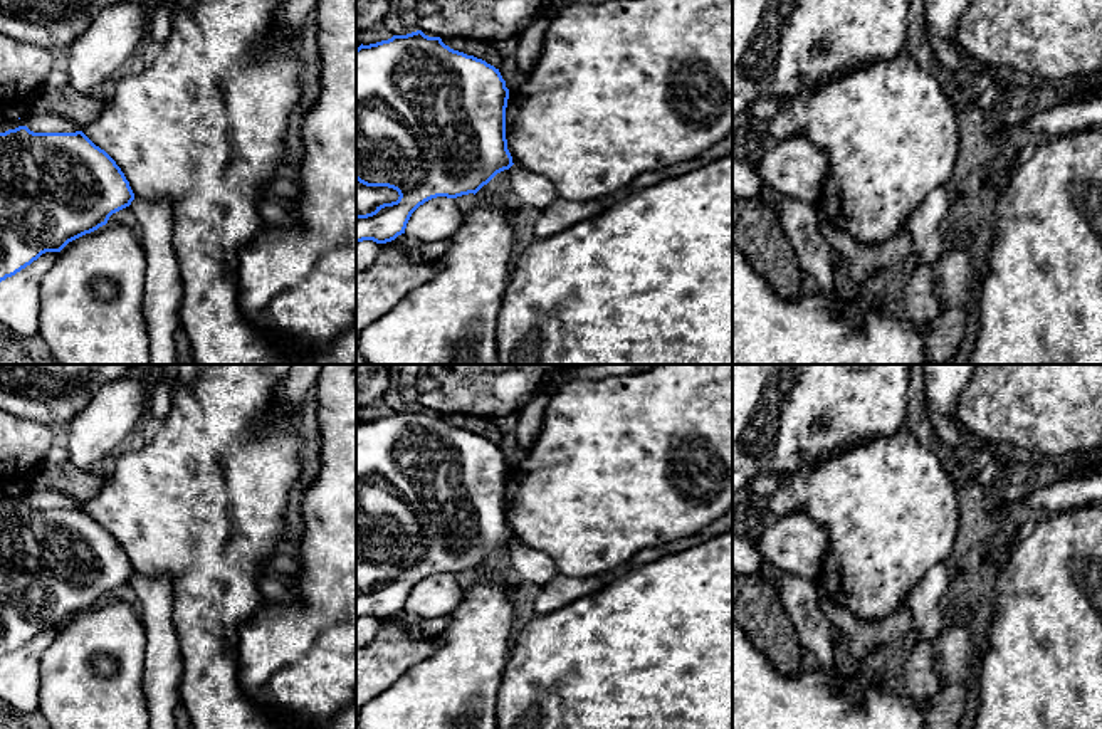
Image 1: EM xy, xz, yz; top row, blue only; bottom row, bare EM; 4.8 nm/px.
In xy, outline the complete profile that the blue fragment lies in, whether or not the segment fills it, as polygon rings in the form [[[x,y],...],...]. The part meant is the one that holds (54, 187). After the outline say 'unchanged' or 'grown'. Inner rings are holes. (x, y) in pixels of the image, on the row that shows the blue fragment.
[[[18,126],[0,133],[0,282],[15,275],[45,252],[60,252],[69,242],[106,225],[109,217],[134,200],[121,168],[82,131],[34,133]]]; unchanged

